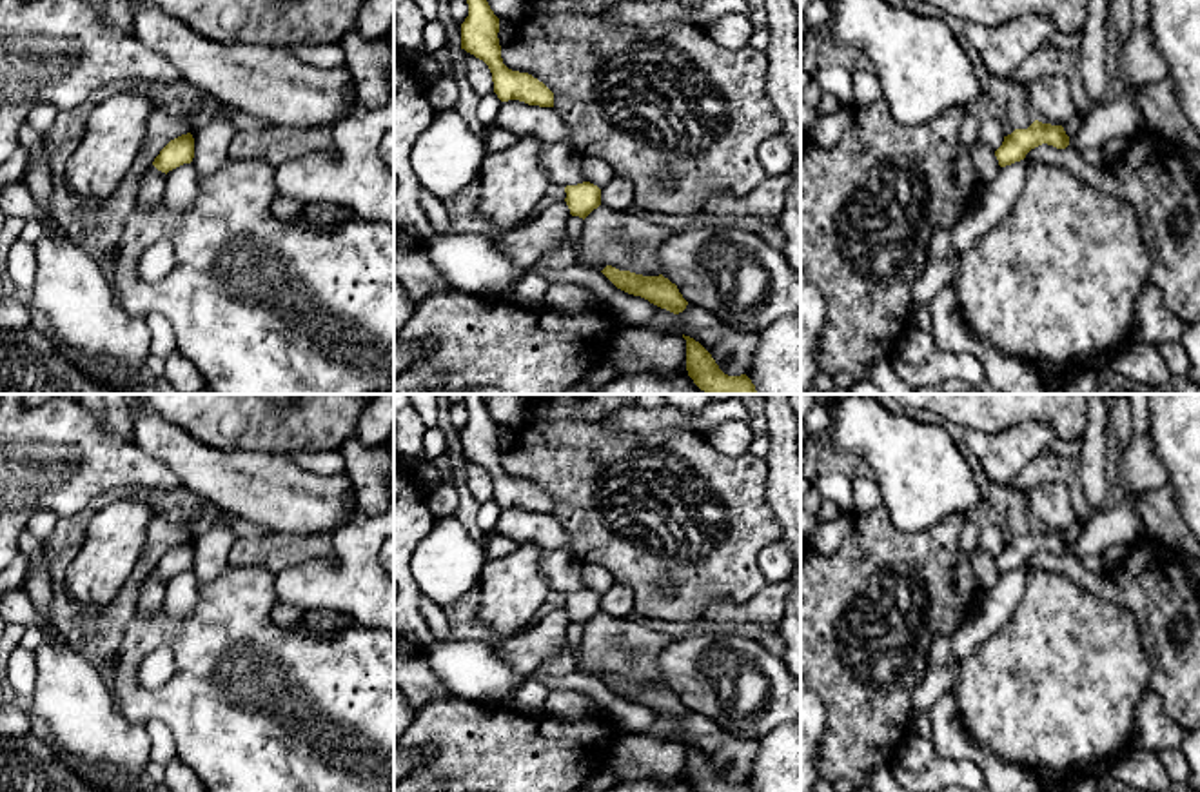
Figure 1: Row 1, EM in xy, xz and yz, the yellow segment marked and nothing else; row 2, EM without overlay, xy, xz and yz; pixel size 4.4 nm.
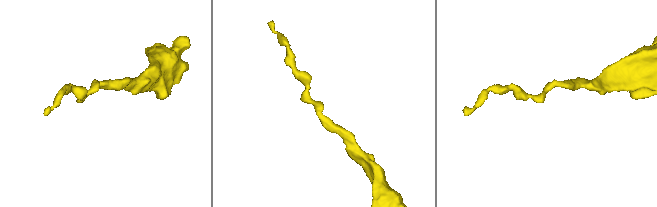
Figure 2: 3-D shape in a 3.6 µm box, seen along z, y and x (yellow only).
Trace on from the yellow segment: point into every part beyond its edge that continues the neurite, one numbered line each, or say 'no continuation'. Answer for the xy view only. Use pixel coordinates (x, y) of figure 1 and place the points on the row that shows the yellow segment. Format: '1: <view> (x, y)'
no continuation

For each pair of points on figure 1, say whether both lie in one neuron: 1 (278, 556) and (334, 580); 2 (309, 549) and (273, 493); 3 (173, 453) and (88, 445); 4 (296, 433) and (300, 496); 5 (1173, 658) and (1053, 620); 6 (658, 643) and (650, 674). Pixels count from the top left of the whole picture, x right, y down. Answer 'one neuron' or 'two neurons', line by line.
1: two neurons
2: two neurons
3: two neurons
4: two neurons
5: two neurons
6: one neuron

